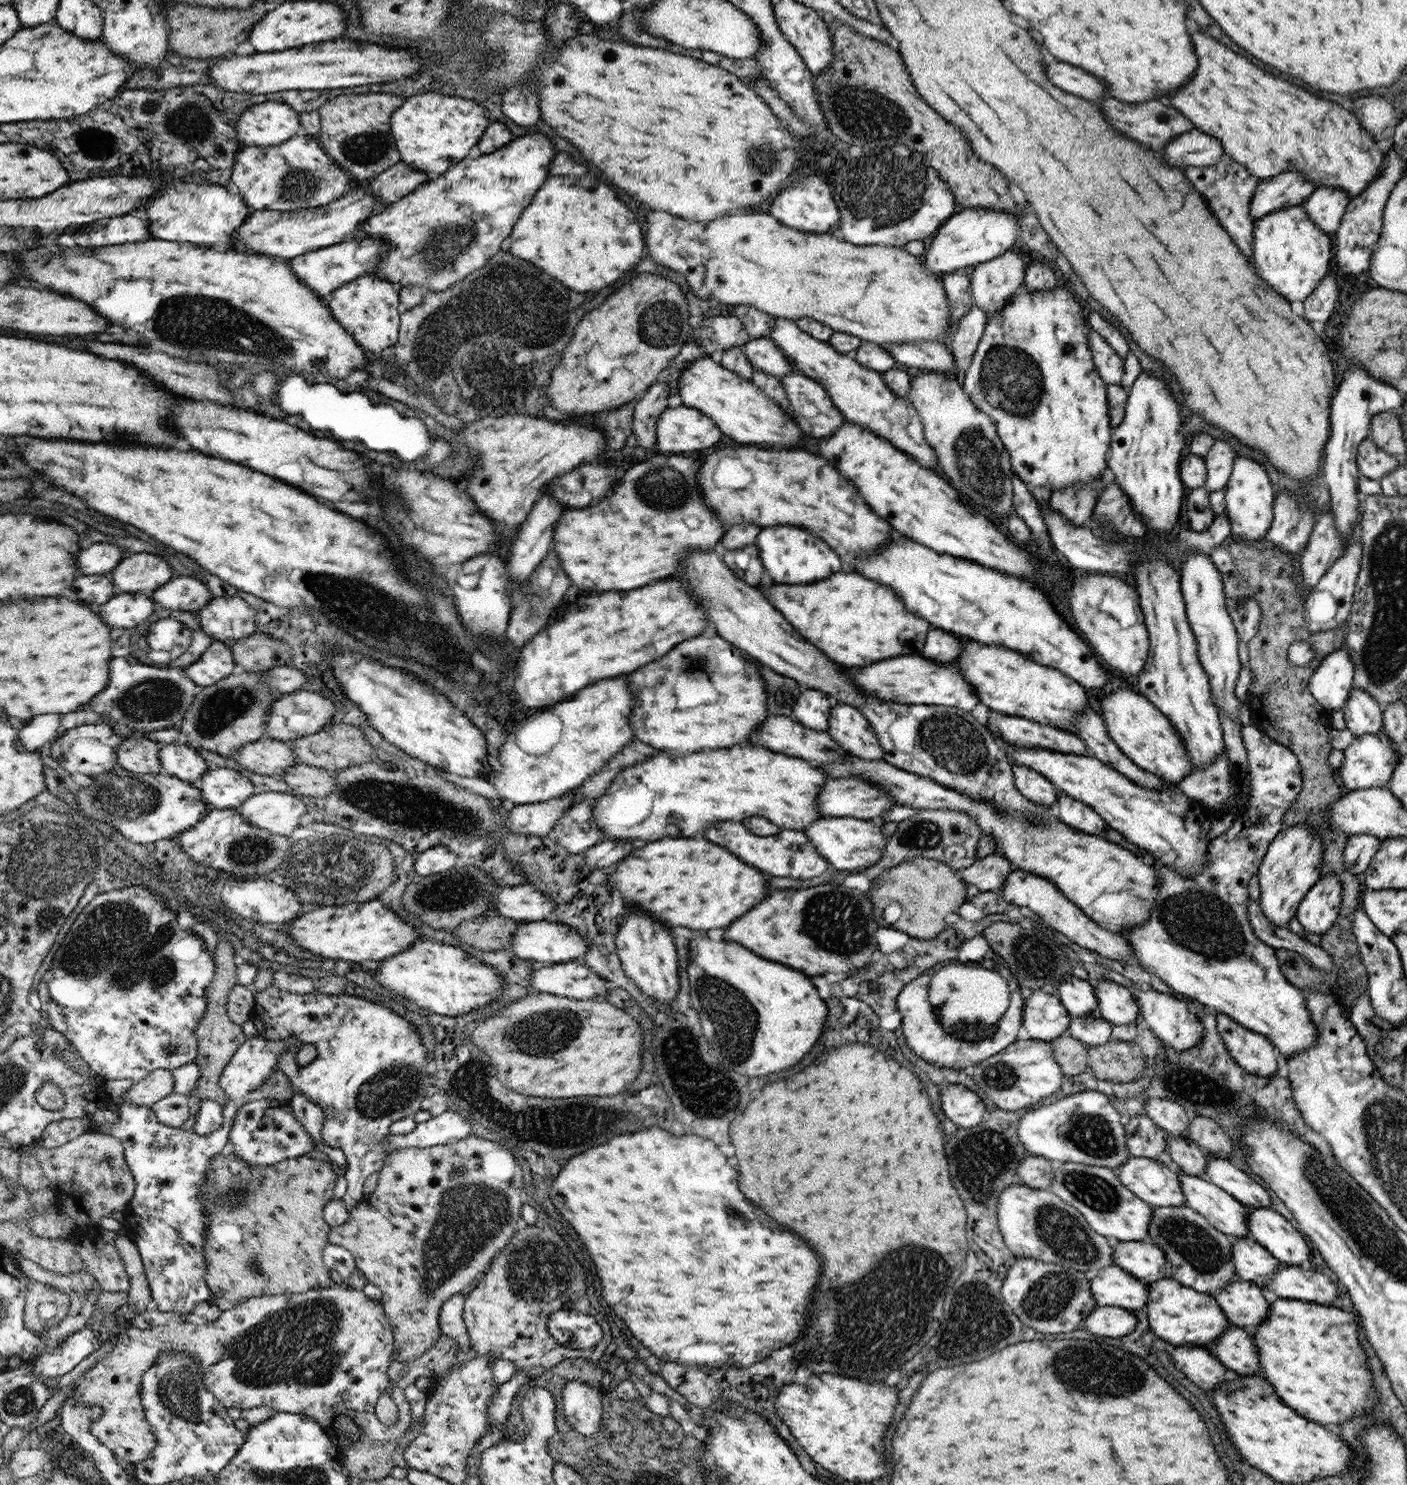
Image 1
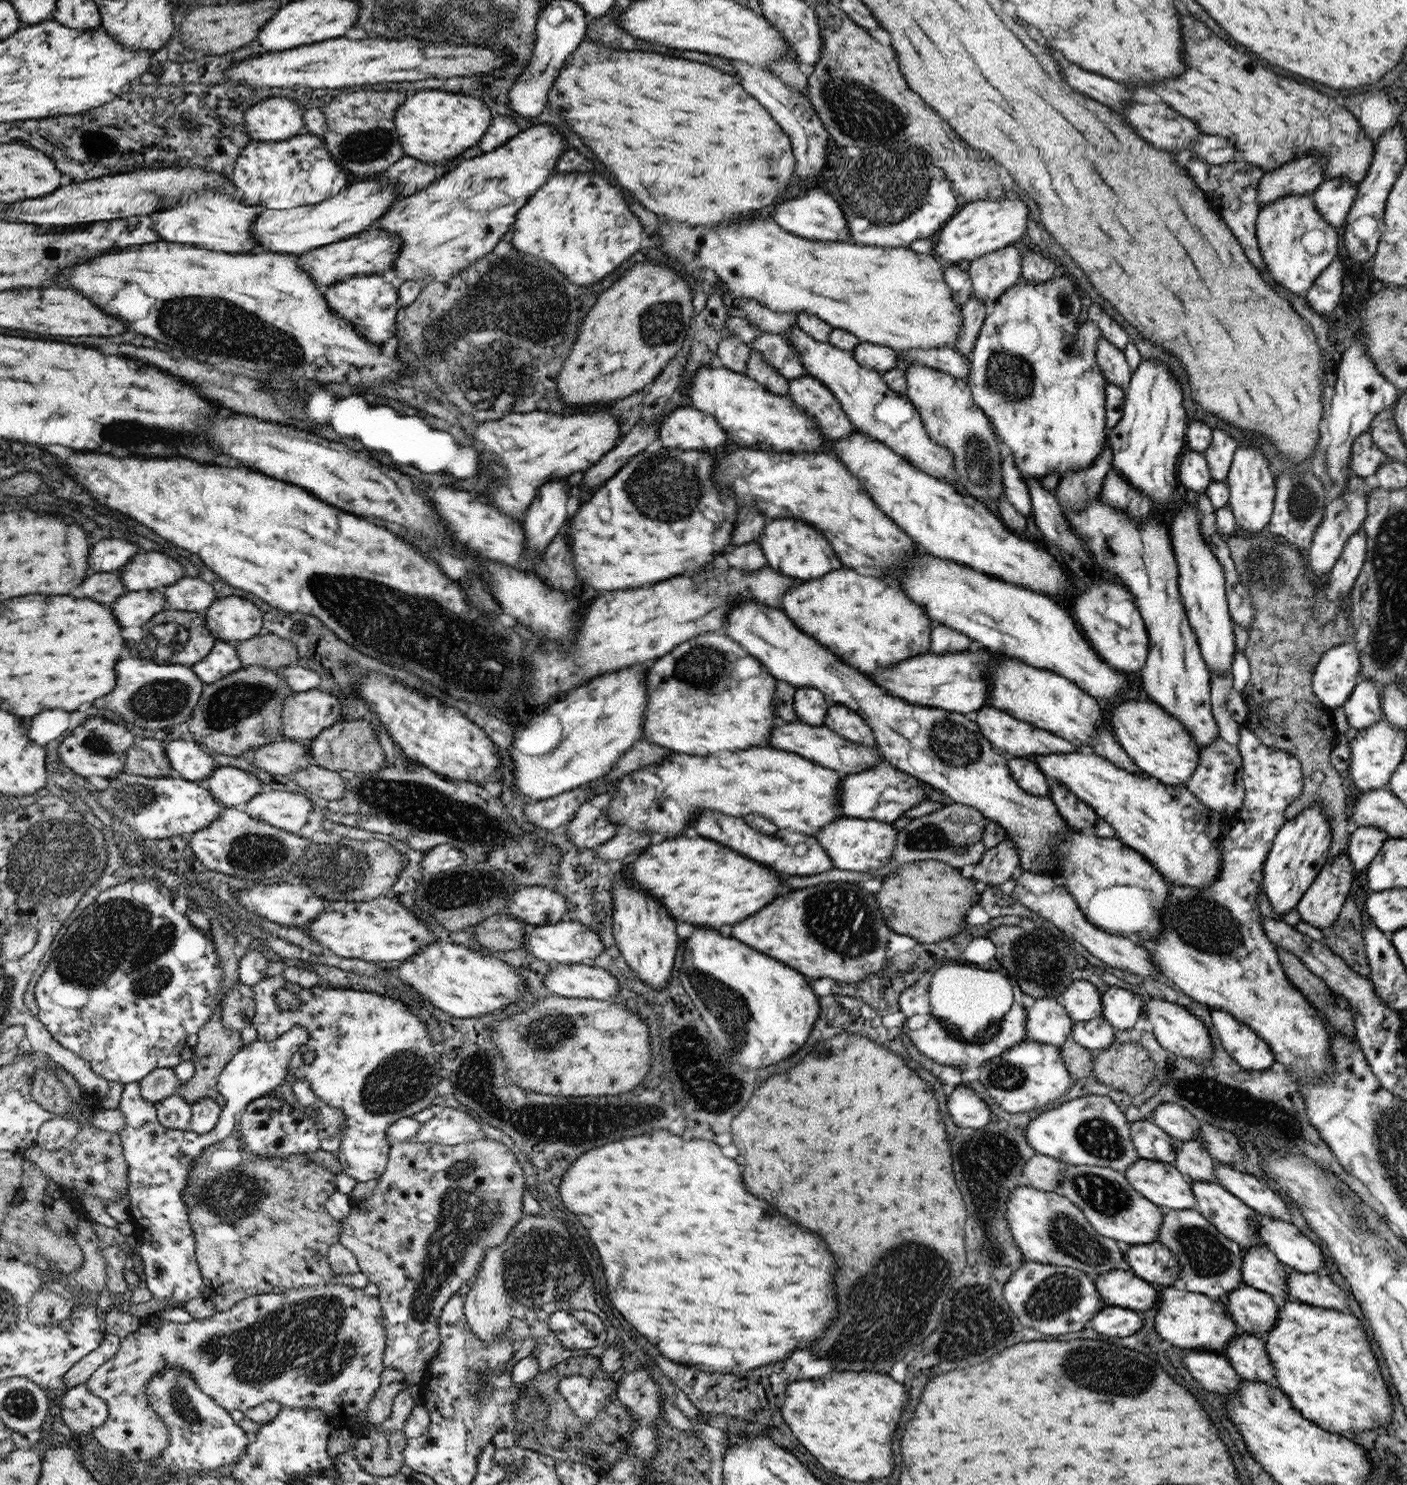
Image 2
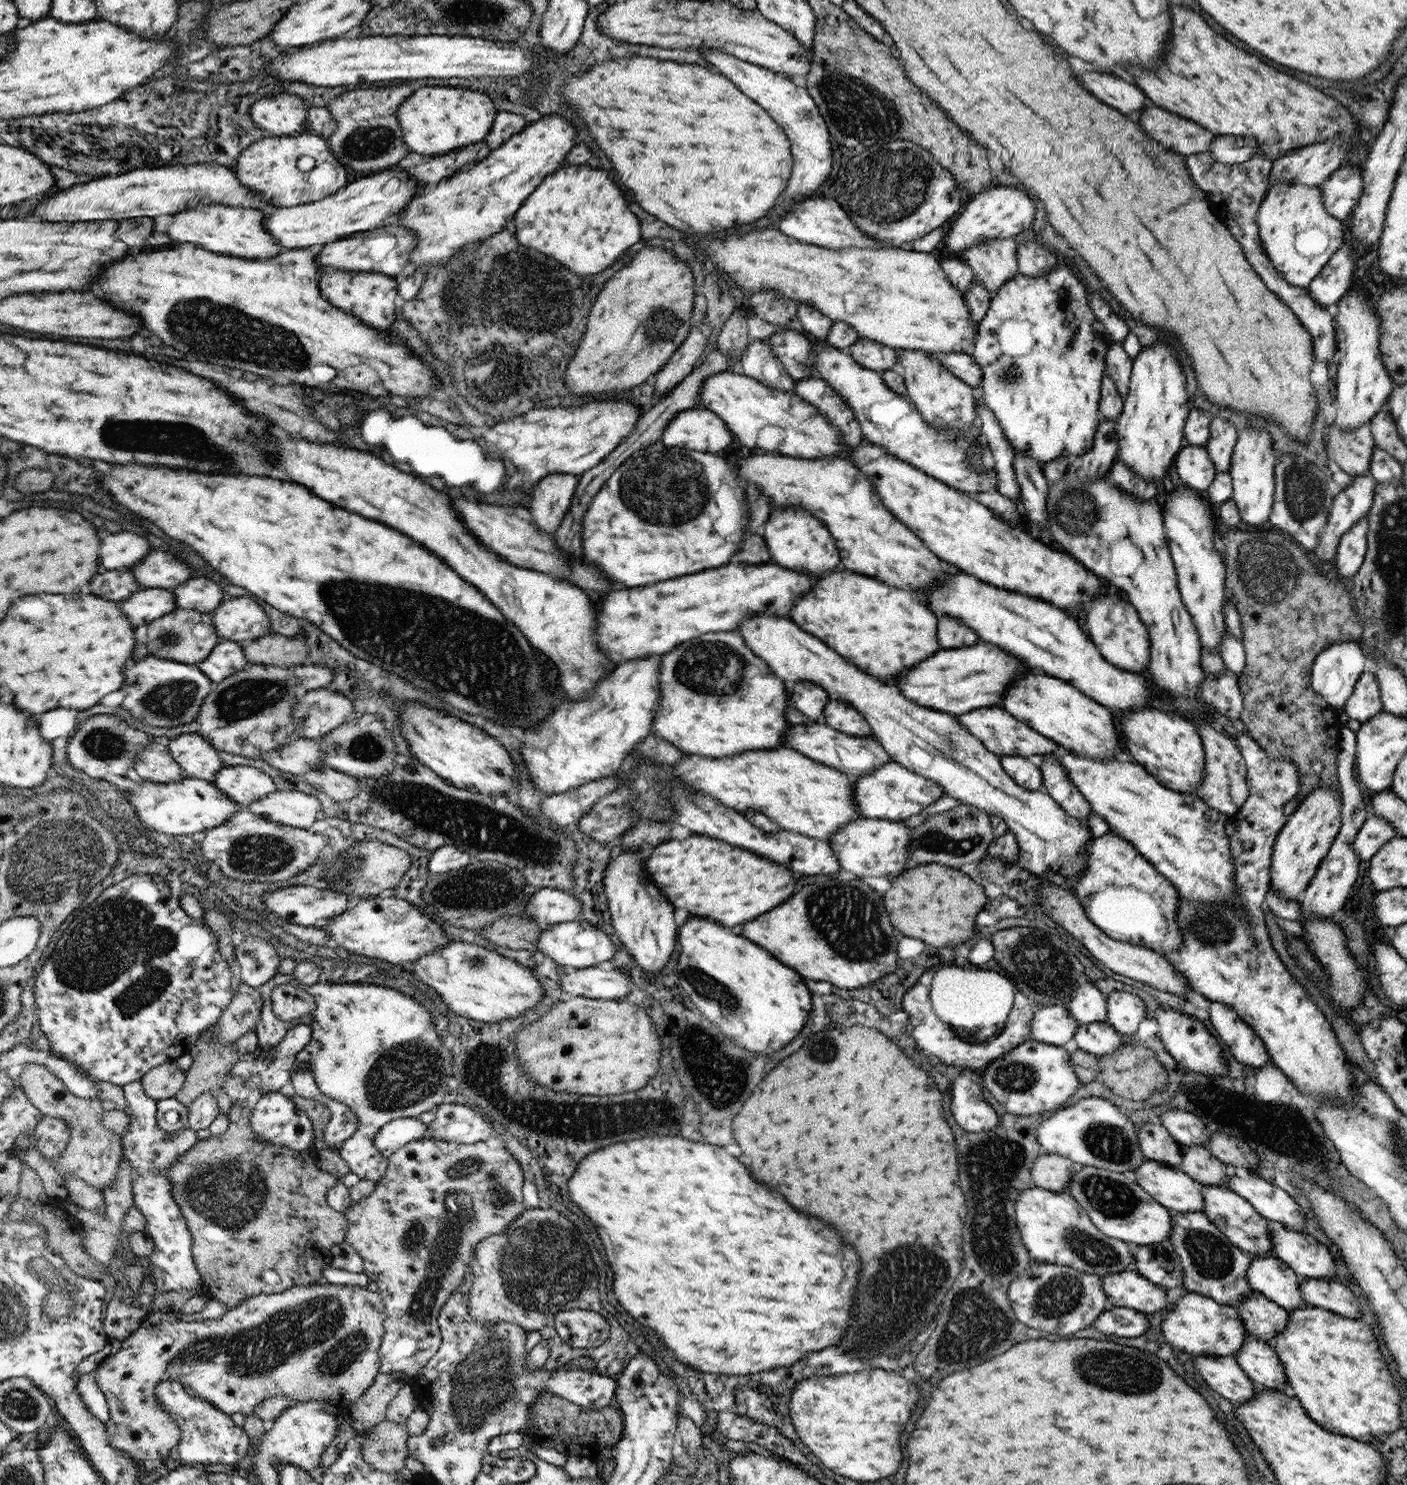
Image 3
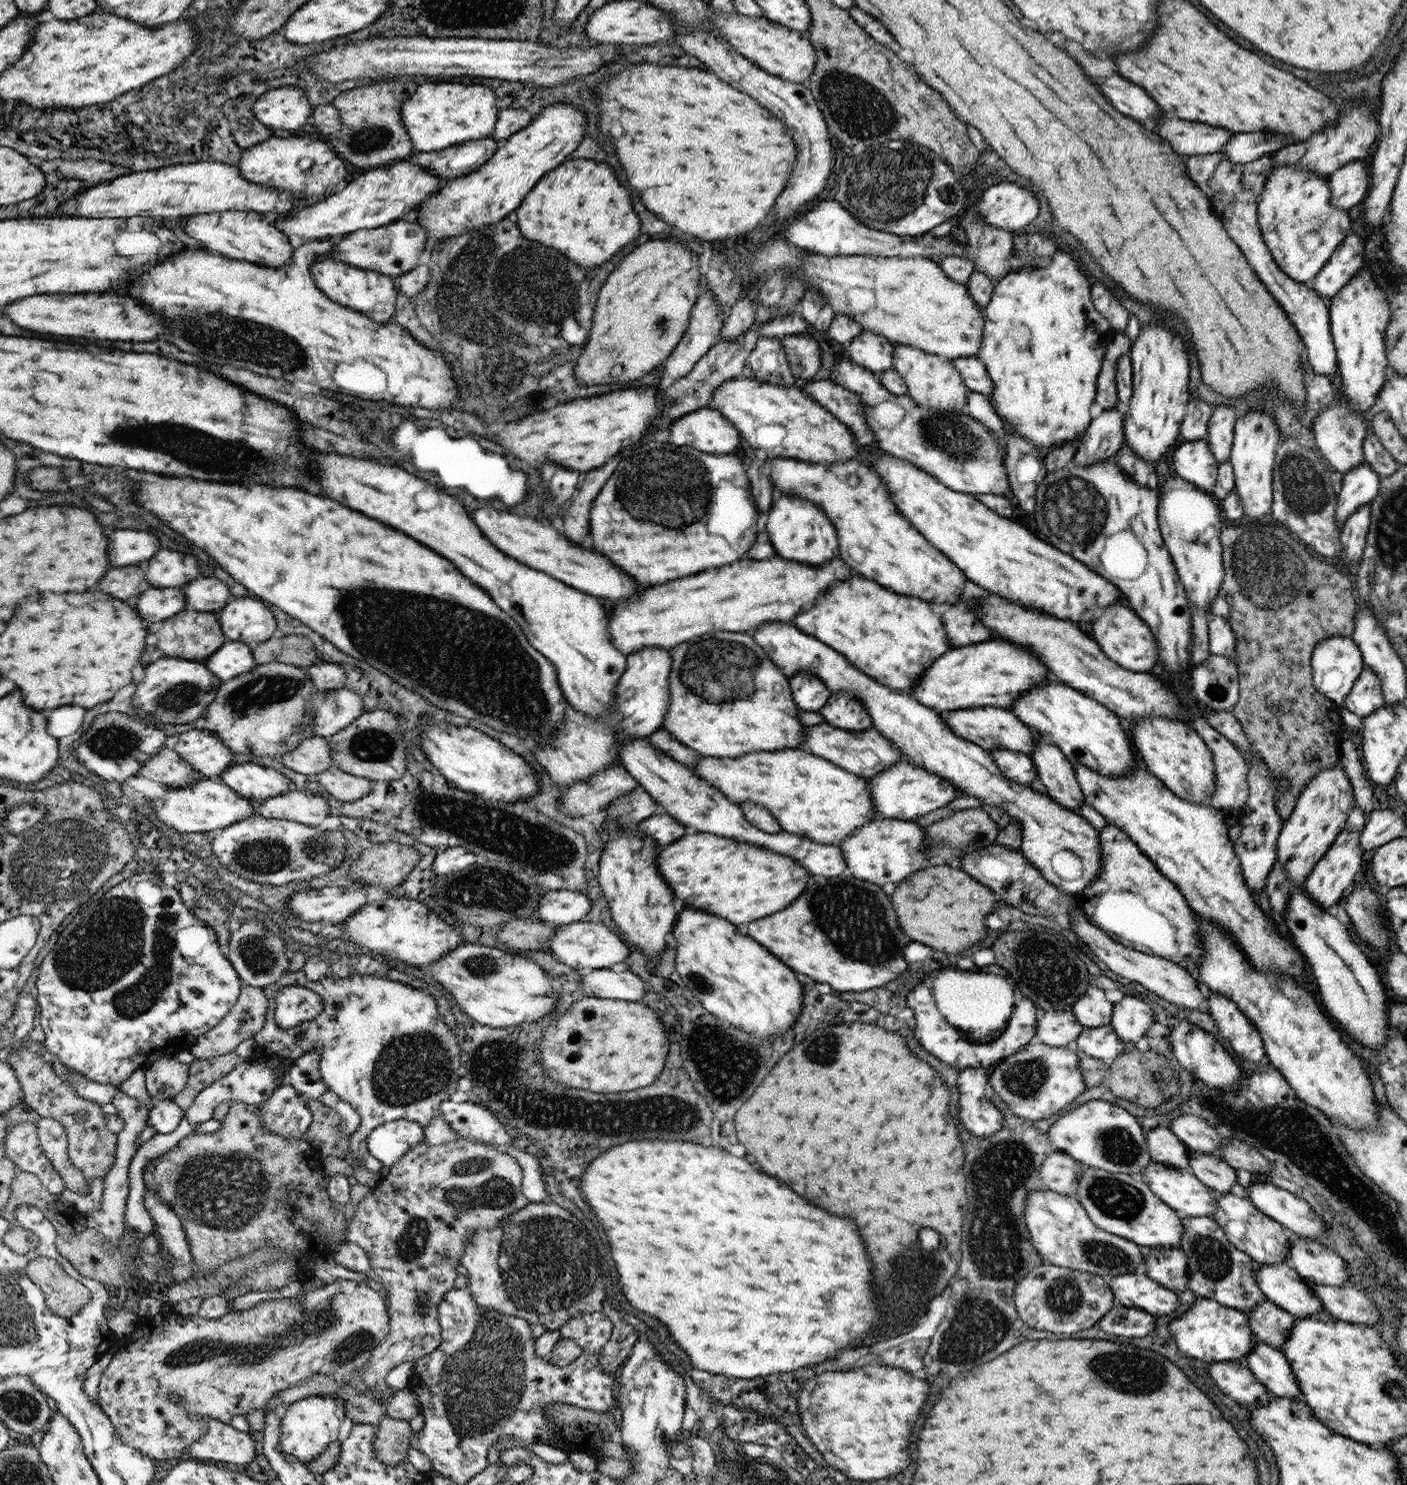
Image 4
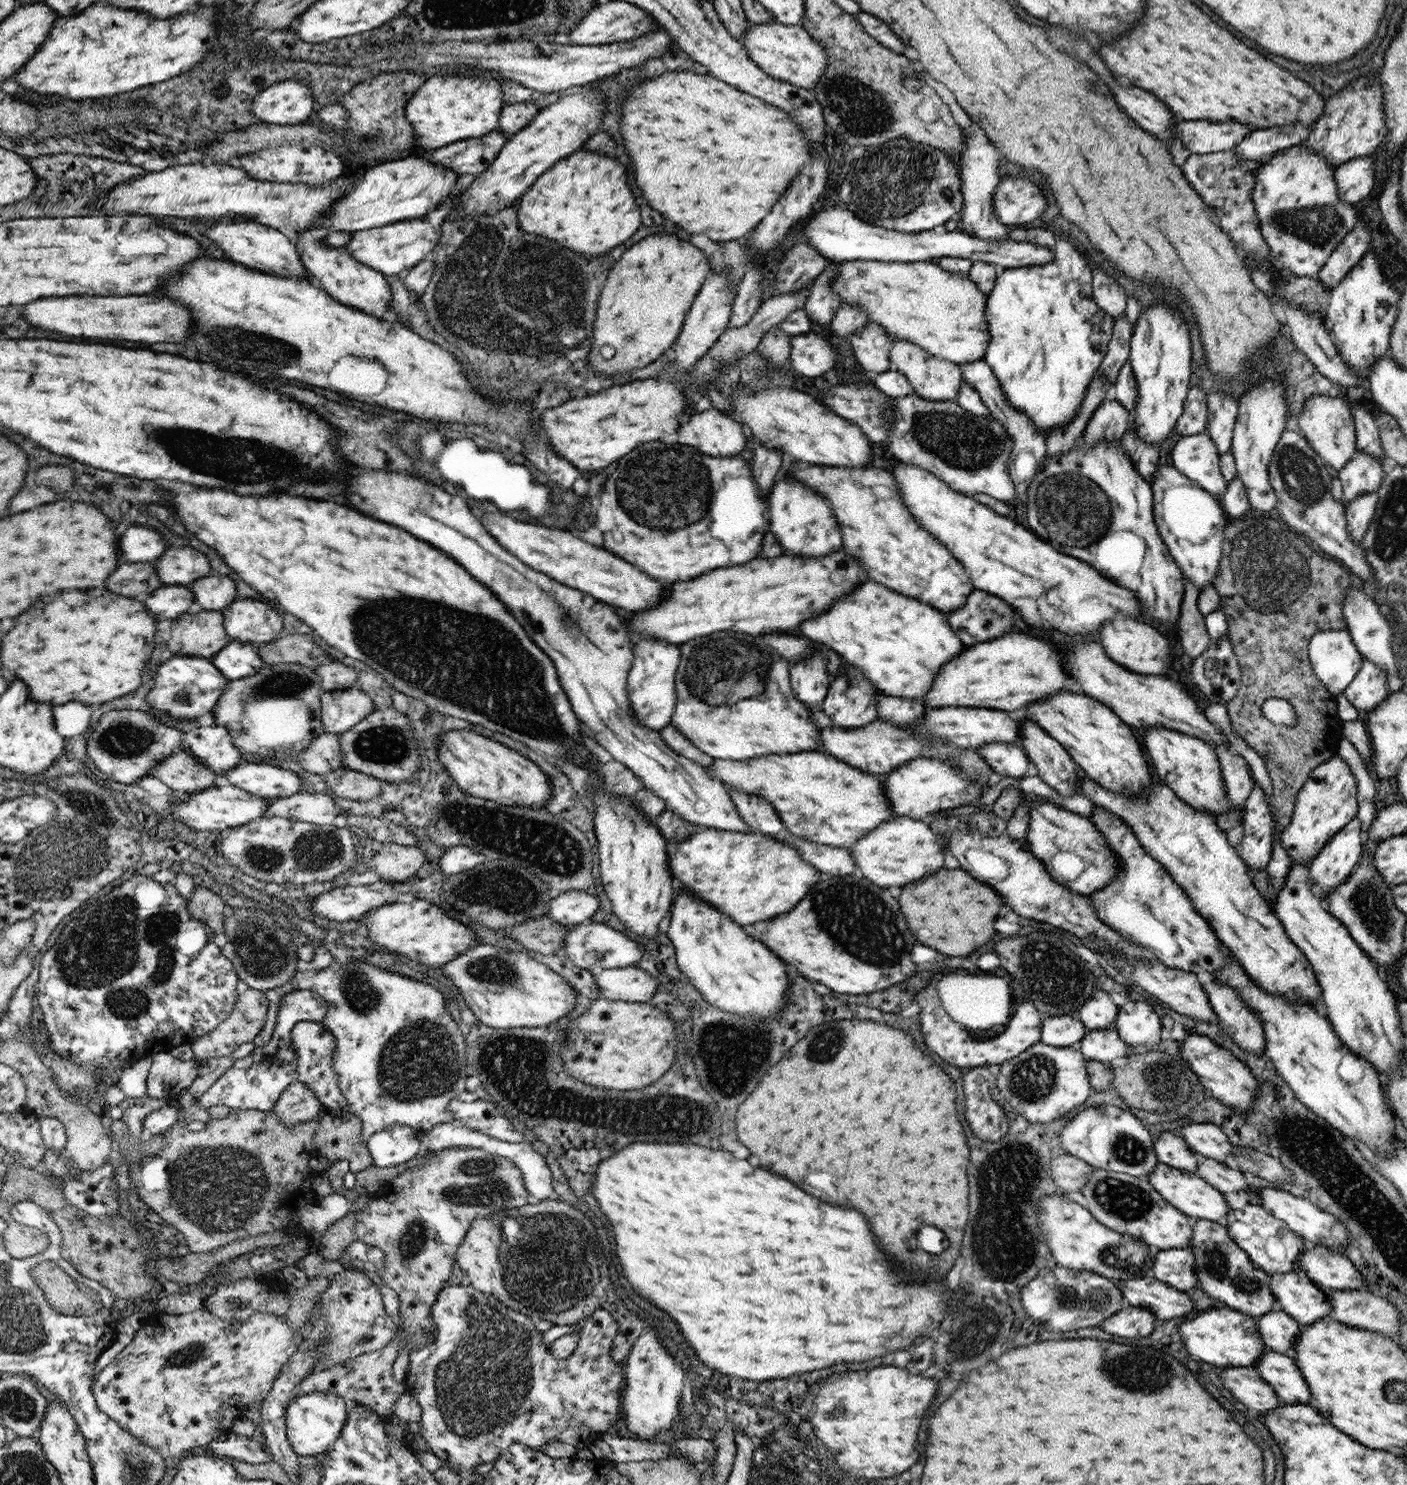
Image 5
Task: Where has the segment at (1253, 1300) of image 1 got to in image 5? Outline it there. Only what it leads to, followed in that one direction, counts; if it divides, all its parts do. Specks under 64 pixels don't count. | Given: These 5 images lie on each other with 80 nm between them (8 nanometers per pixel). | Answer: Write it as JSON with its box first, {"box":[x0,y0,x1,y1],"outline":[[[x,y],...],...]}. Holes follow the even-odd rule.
{"box":[1255,1308,1302,1354],"outline":[[[1275,1308],[1255,1319],[1261,1339],[1266,1348],[1280,1354],[1290,1354],[1297,1337],[1301,1335],[1302,1326],[1287,1312]]]}

